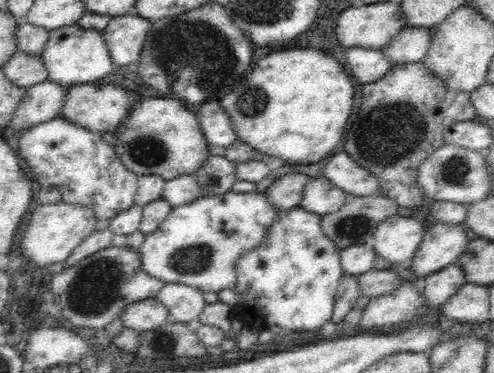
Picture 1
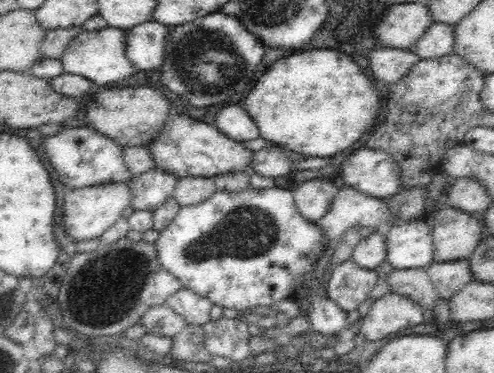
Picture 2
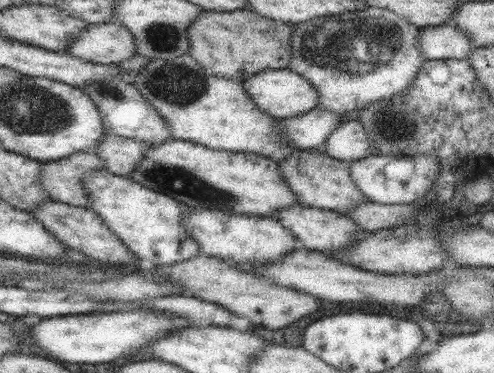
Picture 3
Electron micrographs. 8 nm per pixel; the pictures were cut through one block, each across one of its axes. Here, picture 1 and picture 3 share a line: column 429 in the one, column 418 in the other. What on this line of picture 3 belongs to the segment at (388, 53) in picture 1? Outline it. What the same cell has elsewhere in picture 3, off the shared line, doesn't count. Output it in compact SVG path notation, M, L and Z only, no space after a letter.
M451 24L419 28L415 46L423 60L465 60L477 50L471 42L467 42L465 34Z

